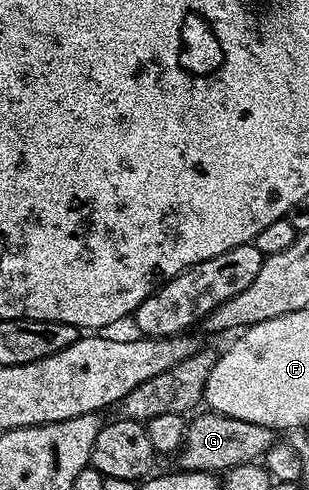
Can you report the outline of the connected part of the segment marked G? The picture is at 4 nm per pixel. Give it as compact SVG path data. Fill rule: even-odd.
M196 413L190 419L187 434L183 437L183 447L177 455L180 471L226 472L234 466L249 466L258 463L266 455L268 448L277 441L276 431L269 426L237 420L224 414L206 413Z

